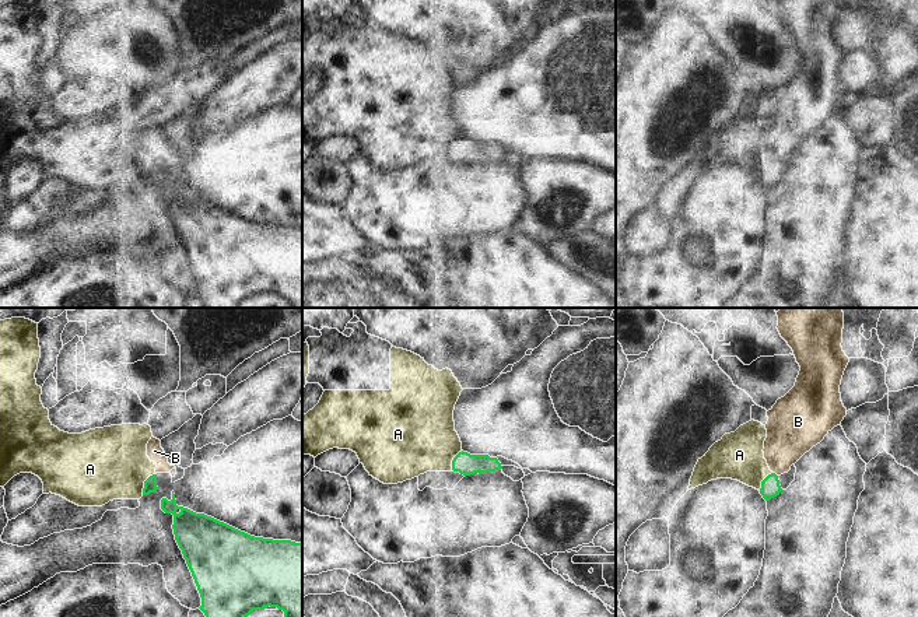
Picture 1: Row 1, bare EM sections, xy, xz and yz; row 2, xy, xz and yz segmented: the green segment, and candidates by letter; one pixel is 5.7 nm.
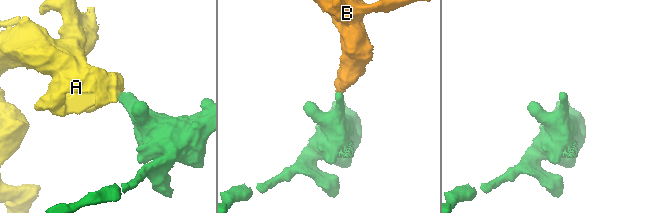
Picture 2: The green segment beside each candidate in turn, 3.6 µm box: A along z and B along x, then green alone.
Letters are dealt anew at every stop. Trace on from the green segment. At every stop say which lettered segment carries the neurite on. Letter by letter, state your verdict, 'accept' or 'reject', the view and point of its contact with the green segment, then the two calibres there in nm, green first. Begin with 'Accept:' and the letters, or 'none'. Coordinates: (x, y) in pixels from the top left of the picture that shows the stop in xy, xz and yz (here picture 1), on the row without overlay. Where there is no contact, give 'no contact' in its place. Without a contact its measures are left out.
Accept: B
A: reject | xy (144, 169) | 80/420 nm
B: accept | yz (775, 161) | 110/280 nm

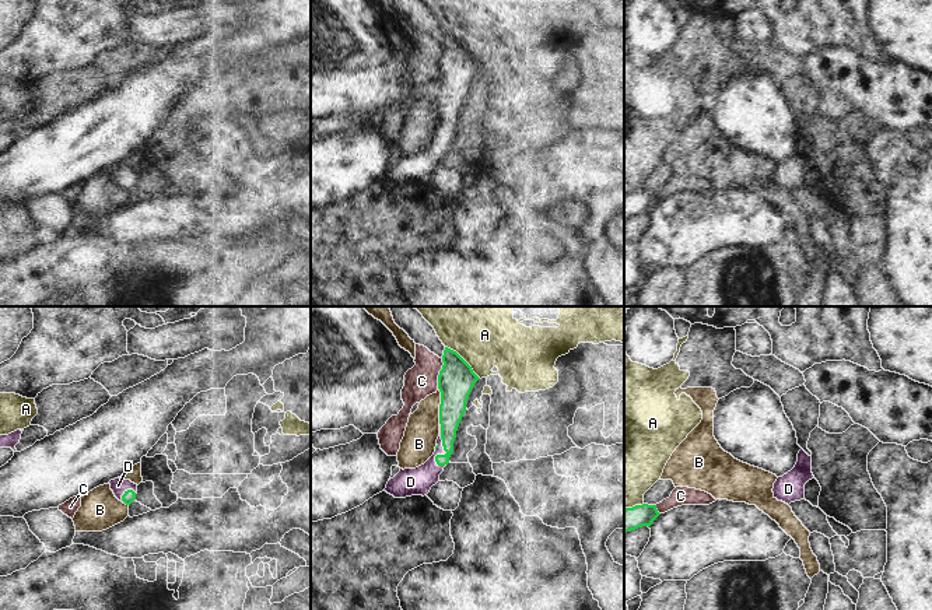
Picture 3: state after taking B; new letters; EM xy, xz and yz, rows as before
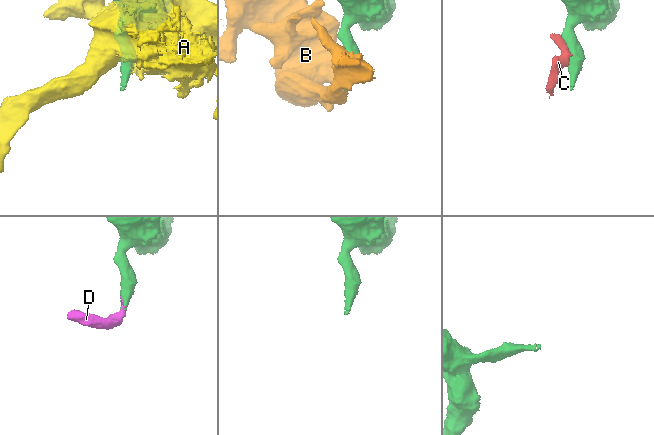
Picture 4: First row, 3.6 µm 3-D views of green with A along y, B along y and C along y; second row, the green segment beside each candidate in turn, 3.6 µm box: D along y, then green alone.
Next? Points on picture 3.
Accept: D
A: reject | xz (463, 46) | 200/320 nm
B: reject | xz (440, 93) | 200/190 nm
C: reject | xz (440, 60) | 200/190 nm
D: accept | xz (444, 136) | 150/160 nm

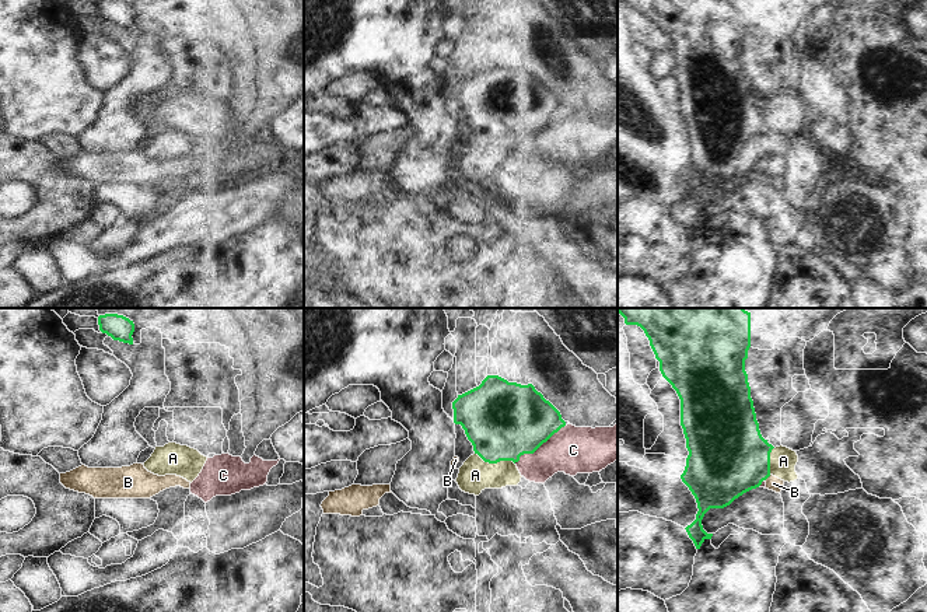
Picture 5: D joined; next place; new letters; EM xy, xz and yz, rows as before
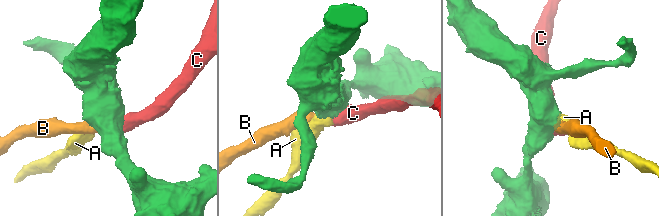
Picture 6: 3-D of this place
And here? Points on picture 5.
Accept: A
A: accept | xz (495, 149) | 440/190 nm
B: reject | yz (768, 163) | 440/80 nm
C: reject | xz (538, 133) | 440/280 nm

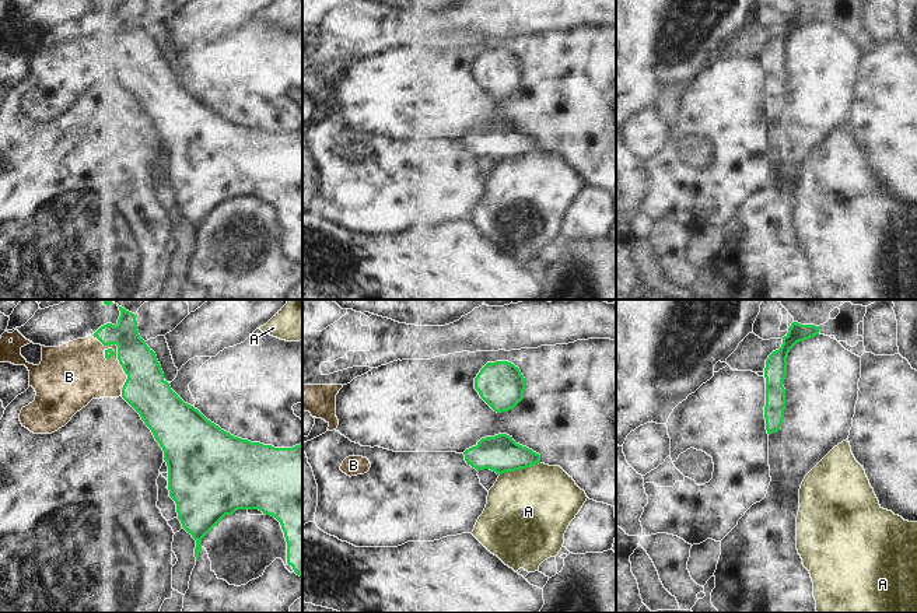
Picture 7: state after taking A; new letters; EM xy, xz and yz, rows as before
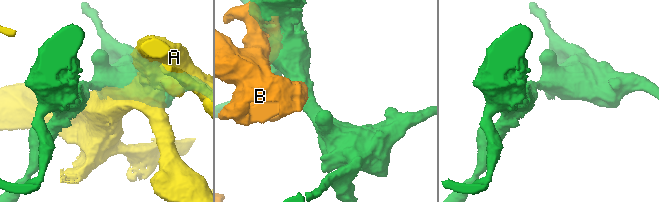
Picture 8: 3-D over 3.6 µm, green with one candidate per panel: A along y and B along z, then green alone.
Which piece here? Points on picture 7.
Accept: none
A: reject | xz (520, 154) | 220/480 nm
B: reject | xy (119, 49) | 240/360 nm

